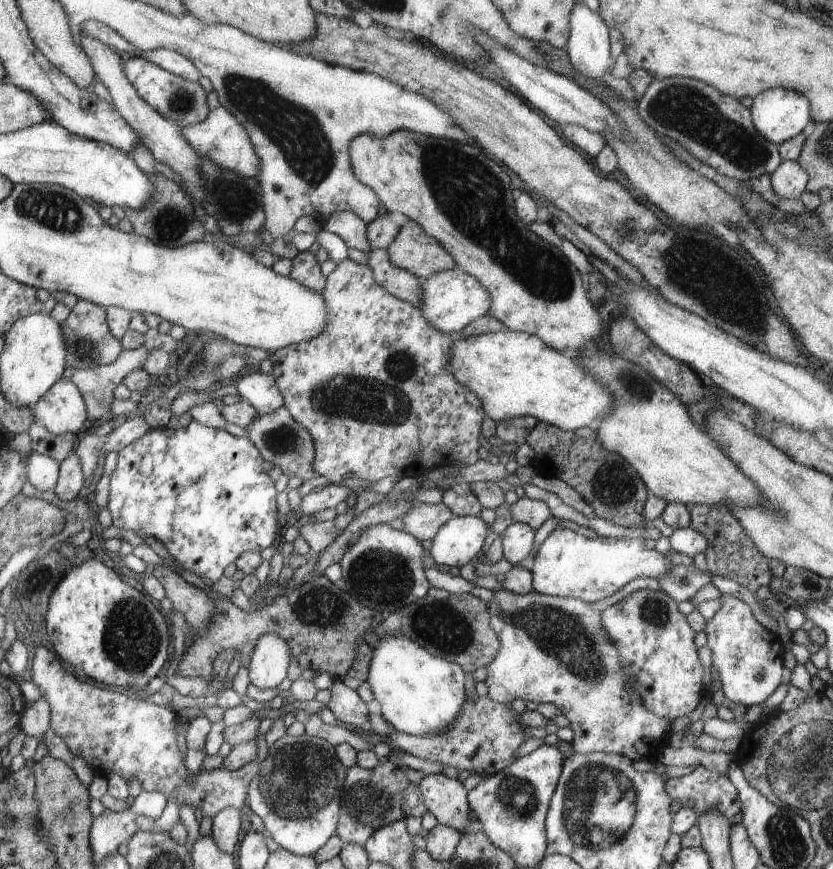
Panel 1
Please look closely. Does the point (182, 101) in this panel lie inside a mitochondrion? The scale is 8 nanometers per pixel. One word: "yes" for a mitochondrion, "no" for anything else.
yes

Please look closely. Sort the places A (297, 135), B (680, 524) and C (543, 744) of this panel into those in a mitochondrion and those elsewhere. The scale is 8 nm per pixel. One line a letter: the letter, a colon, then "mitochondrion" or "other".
A: mitochondrion
B: other
C: other

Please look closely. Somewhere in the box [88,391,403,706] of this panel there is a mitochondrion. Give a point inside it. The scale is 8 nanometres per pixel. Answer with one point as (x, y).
(132, 638)

